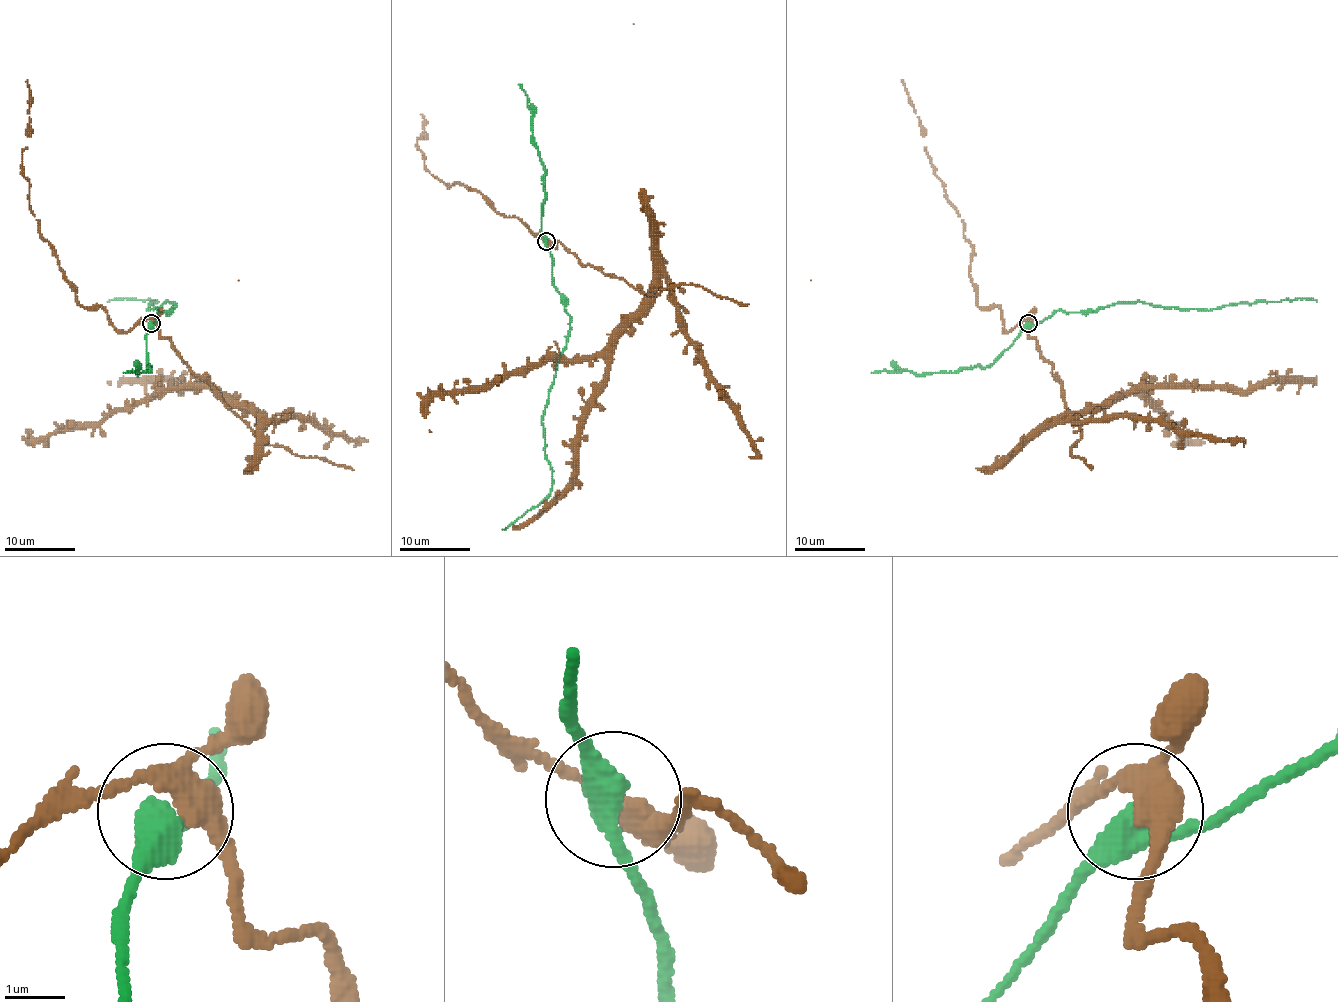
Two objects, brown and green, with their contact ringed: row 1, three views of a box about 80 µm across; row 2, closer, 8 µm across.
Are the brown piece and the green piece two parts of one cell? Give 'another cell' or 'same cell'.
another cell

